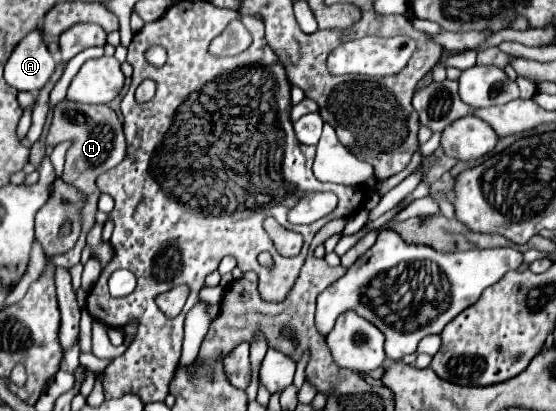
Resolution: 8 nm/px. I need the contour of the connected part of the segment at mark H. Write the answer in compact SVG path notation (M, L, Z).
M61 100L53 106L53 120L49 126L49 134L47 134L47 144L49 146L57 146L59 142L71 142L69 150L67 150L67 158L65 158L65 170L63 170L63 180L71 186L75 186L79 192L85 194L85 204L81 208L81 236L77 240L77 244L65 252L59 254L55 258L51 258L49 262L53 266L65 266L71 268L73 264L77 264L81 260L81 250L85 246L85 236L89 232L89 228L95 222L95 212L97 212L97 198L99 198L99 188L95 186L95 180L99 174L115 168L123 158L125 158L125 136L123 136L123 126L117 118L117 114L105 106L105 104L79 104L79 102L71 102L71 100Z

